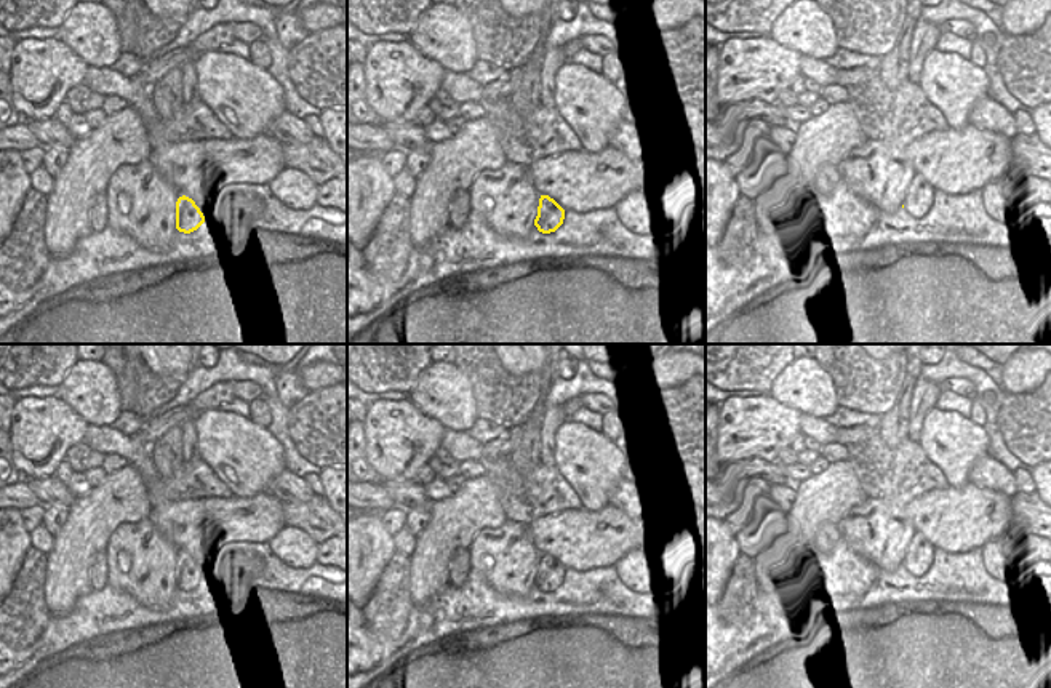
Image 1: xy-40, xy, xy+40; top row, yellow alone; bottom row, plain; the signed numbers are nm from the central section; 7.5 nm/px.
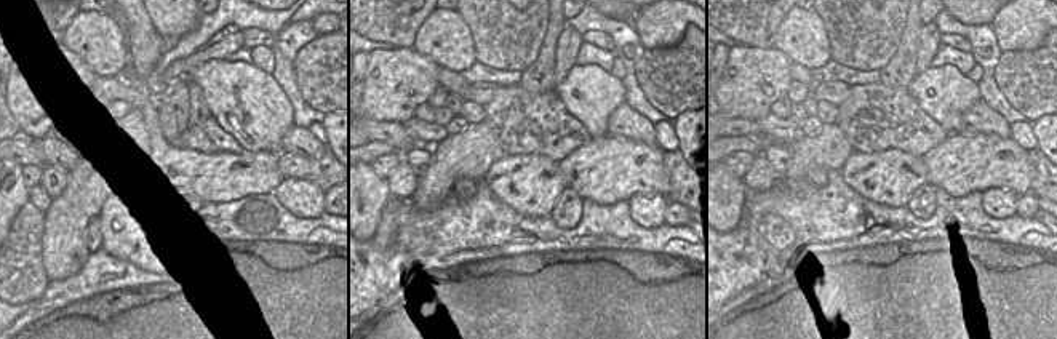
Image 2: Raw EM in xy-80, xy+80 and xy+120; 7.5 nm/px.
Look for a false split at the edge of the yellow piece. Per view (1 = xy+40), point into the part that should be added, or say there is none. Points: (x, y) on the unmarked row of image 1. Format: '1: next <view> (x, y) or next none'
1: next none

